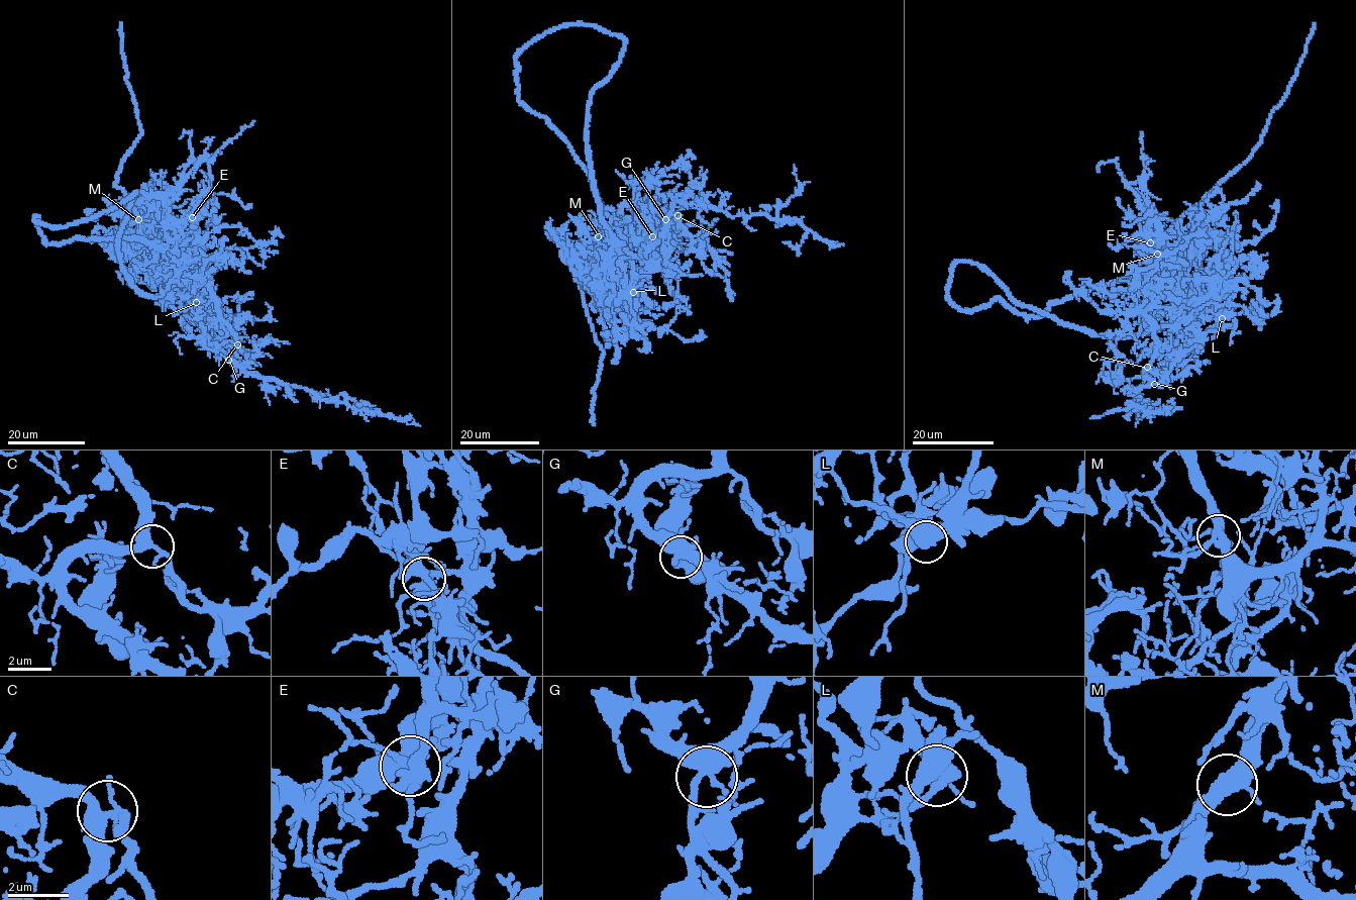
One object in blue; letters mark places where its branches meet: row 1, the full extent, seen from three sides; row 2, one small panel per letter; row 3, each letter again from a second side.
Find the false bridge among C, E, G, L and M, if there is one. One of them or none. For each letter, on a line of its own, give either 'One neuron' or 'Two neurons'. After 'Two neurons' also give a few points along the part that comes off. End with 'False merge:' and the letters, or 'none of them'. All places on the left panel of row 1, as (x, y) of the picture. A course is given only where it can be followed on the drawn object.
C: One neuron
E: One neuron
G: One neuron
L: One neuron
M: One neuron
False merge: none of them

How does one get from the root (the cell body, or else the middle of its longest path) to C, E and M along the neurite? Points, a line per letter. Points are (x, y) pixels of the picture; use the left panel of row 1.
C: (178, 262), (187, 275), (195, 277), (208, 287), (218, 307), (219, 316), (237, 344)
E: (178, 262), (182, 247), (199, 236), (197, 223), (192, 217)
M: (178, 262), (144, 238), (138, 219)

